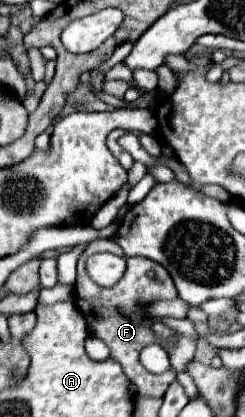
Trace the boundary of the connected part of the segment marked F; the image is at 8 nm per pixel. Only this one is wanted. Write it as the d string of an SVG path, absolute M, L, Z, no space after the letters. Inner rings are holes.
M94 240L88 244L88 248L84 250L84 254L78 260L78 282L74 284L74 302L78 304L78 308L82 310L84 318L86 318L86 326L88 326L88 334L94 338L104 340L110 350L112 350L112 358L118 360L124 368L124 374L136 384L136 390L140 396L150 396L150 398L162 398L168 390L168 386L176 380L176 372L170 368L162 374L150 374L138 360L140 350L148 344L160 342L162 348L170 348L176 340L176 336L172 336L168 342L166 340L158 340L158 336L152 332L152 322L150 316L144 312L144 306L158 302L158 300L174 300L178 298L174 280L170 278L170 274L166 272L166 268L154 260L148 258L126 258L126 274L122 276L122 280L118 284L114 284L112 288L104 288L98 286L96 282L92 282L86 274L84 262L88 256L96 254L96 252L112 252L118 256L124 256L122 248L118 248L118 244L114 244L112 240ZM88 308L92 310L96 324L88 324Z

